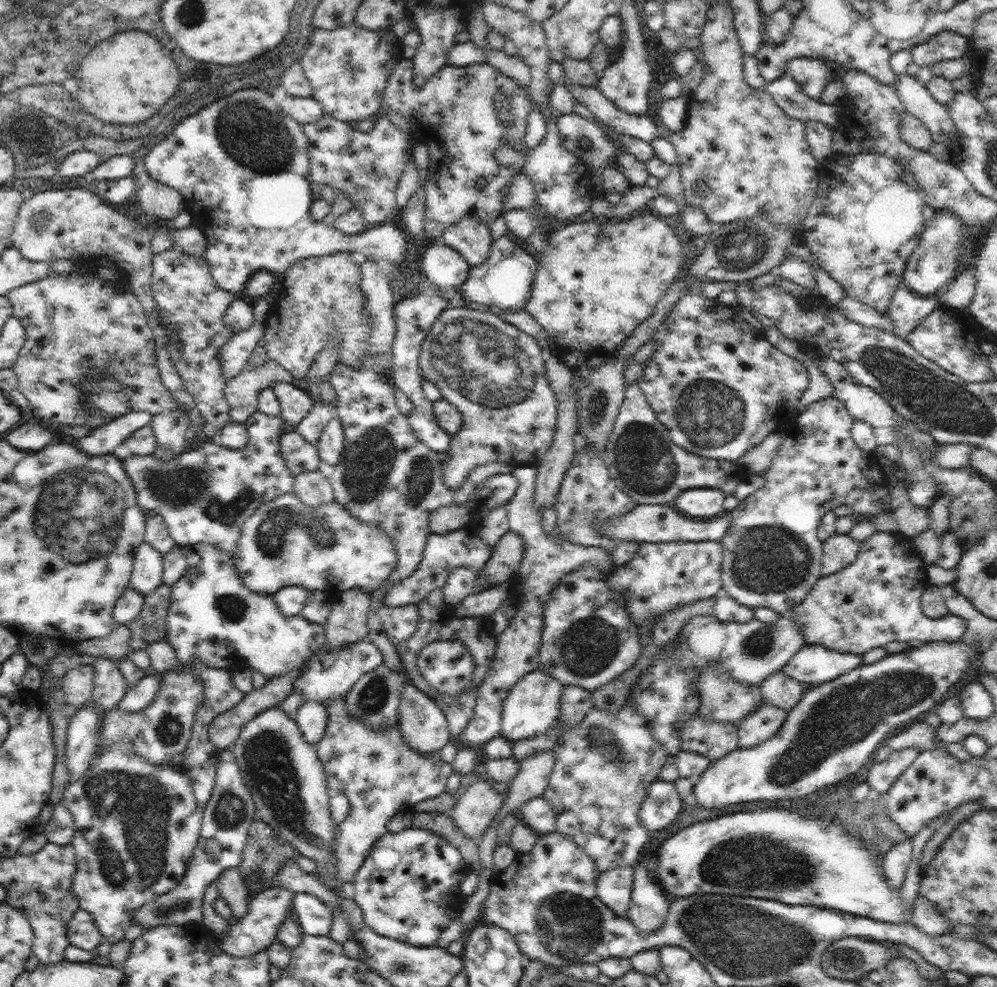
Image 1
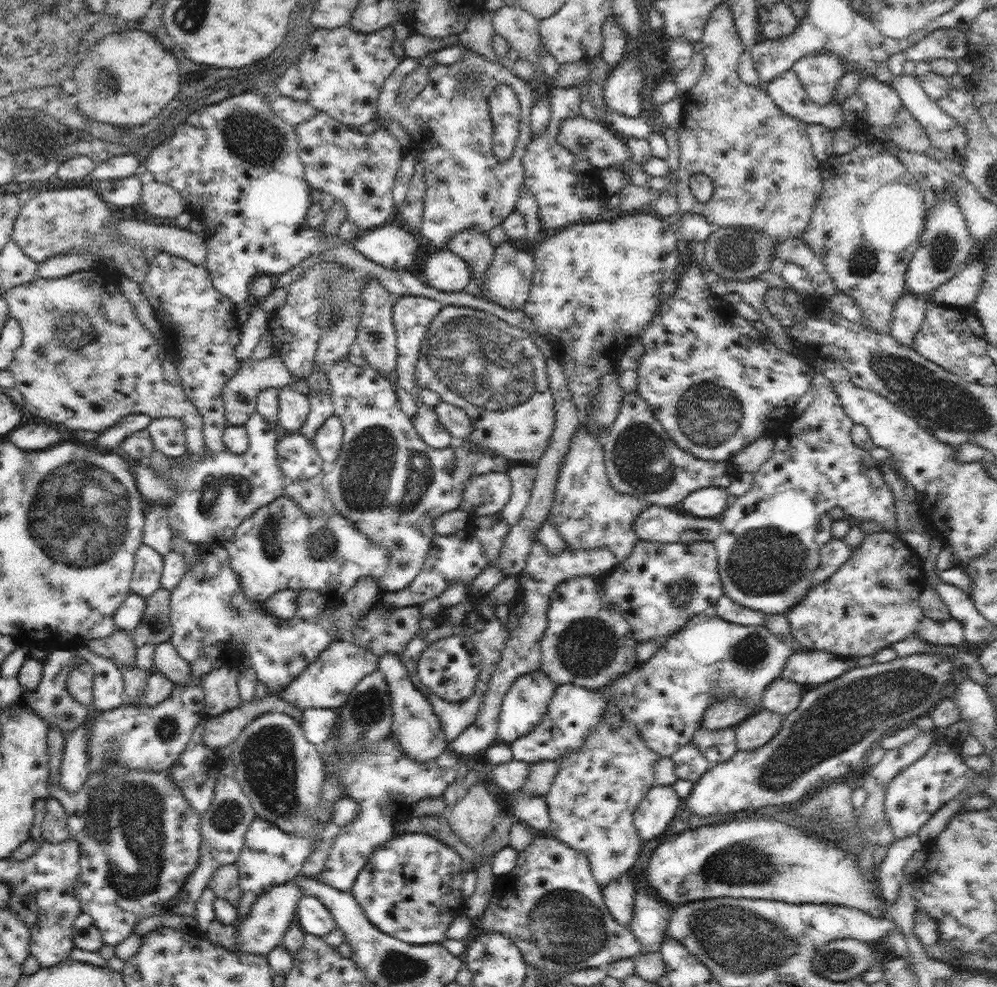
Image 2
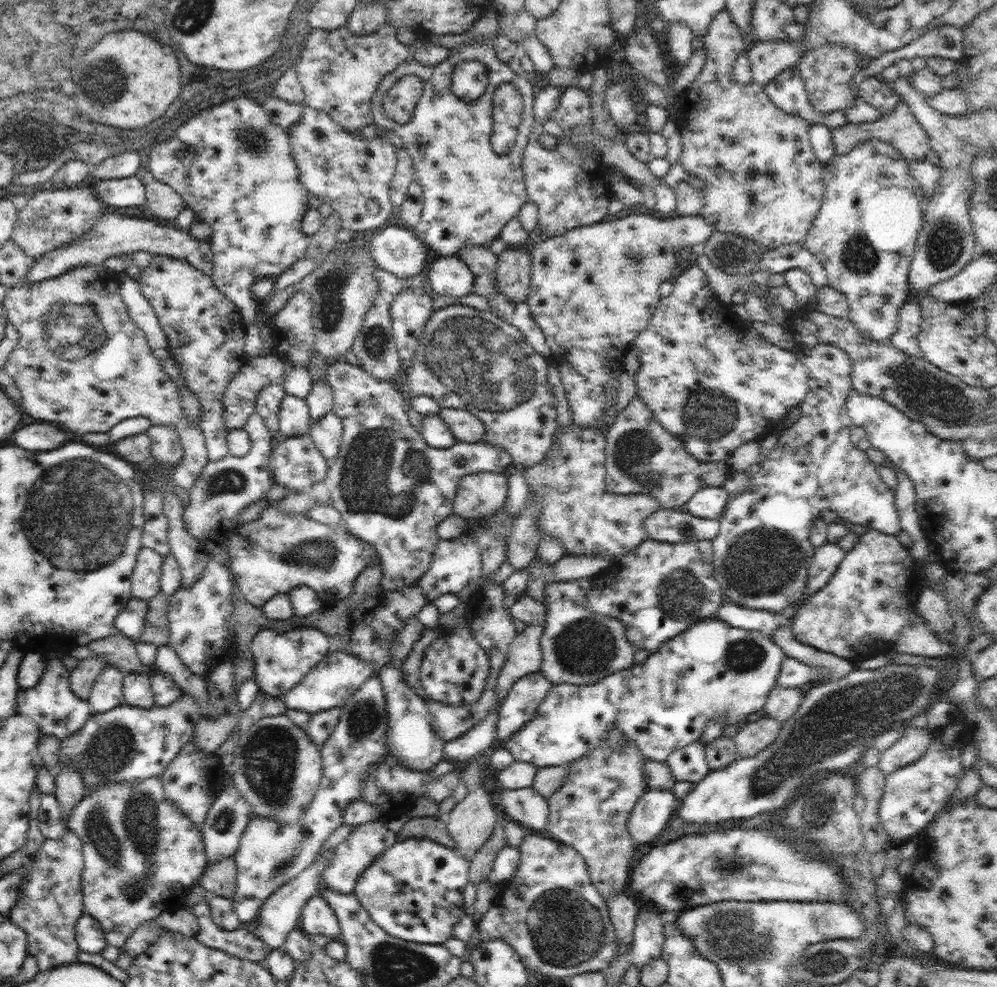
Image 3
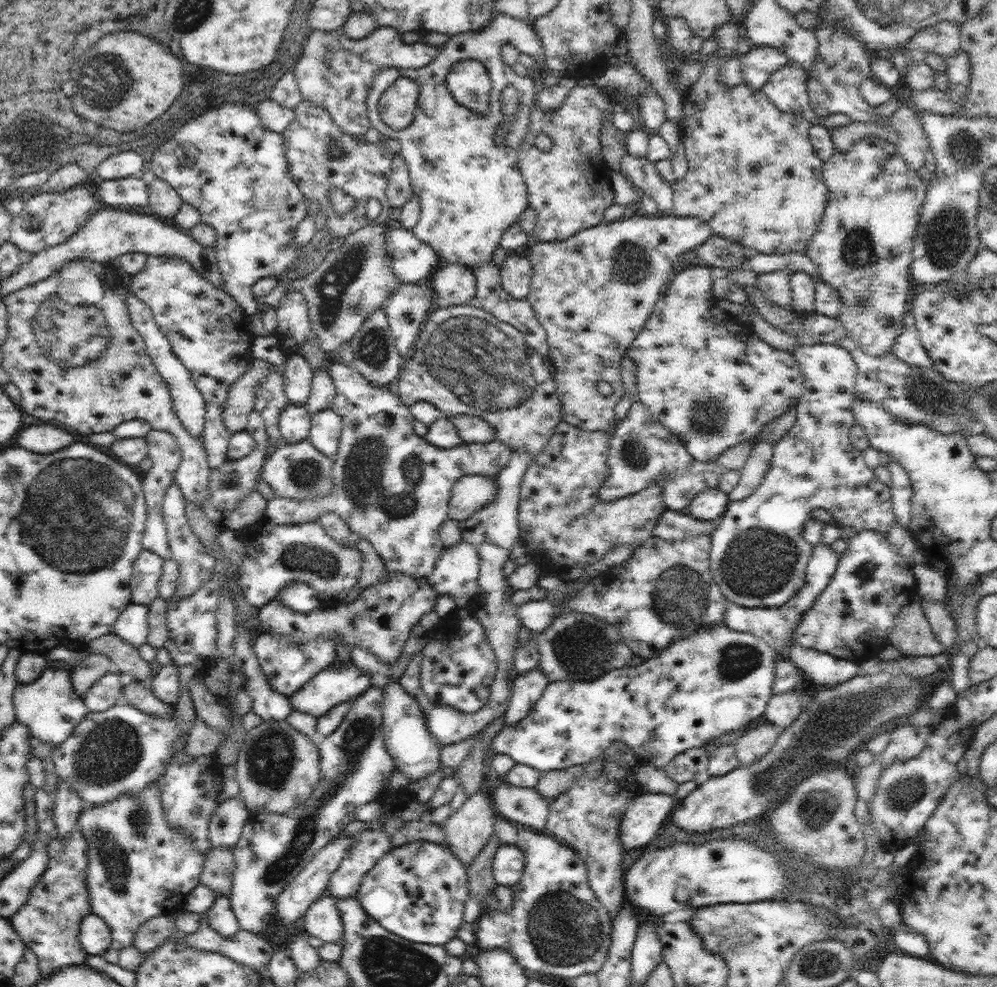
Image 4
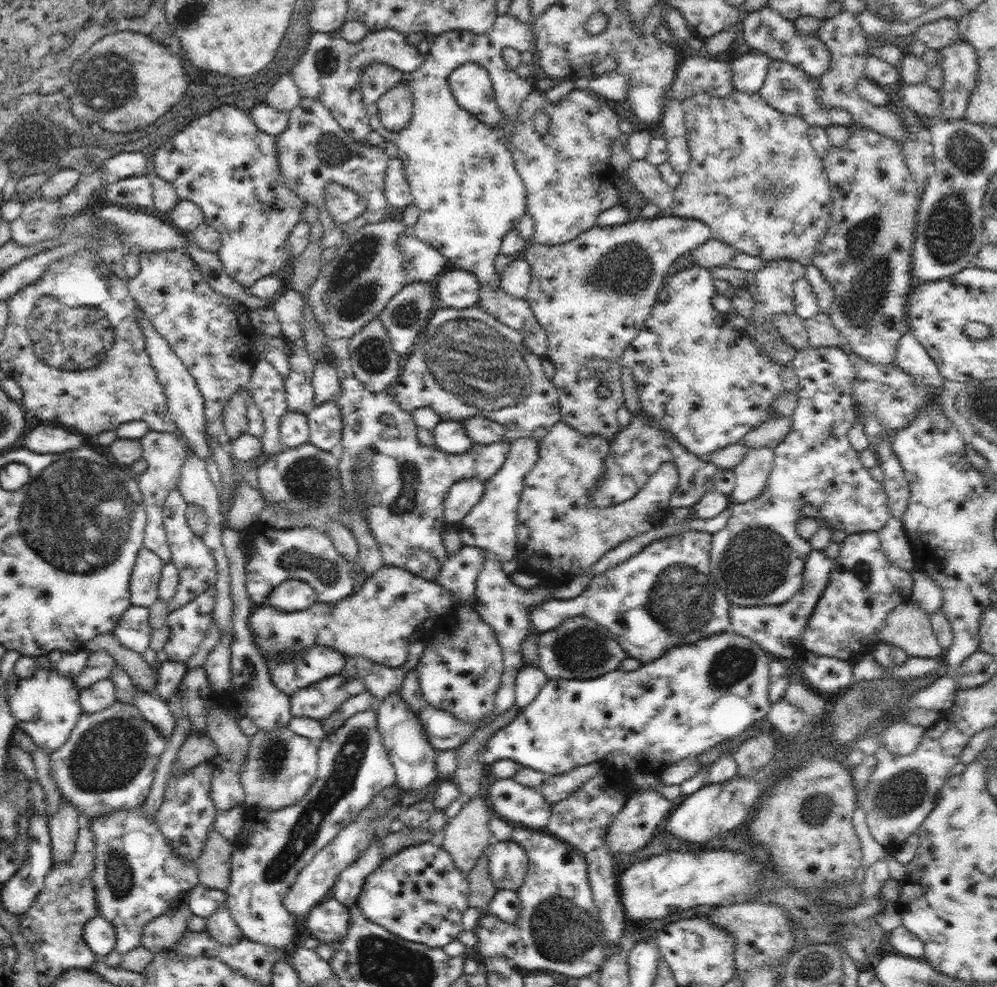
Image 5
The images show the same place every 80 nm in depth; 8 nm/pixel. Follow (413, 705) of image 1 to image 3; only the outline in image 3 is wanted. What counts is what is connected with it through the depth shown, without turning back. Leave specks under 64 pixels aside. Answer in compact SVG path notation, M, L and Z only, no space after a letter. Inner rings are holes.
M392 663L384 665L379 678L386 696L388 752L410 769L431 772L438 762L445 758L445 741L434 730L434 717L427 709L426 702L418 697L416 691L406 683L403 672L396 669Z

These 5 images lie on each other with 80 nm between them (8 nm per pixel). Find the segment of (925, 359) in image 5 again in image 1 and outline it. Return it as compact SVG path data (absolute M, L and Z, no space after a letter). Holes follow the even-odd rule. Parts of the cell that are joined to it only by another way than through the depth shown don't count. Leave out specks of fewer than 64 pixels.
M900 279L895 295L891 298L889 317L893 320L892 331L901 339L907 336L929 315L935 304L934 297L920 296L908 289Z

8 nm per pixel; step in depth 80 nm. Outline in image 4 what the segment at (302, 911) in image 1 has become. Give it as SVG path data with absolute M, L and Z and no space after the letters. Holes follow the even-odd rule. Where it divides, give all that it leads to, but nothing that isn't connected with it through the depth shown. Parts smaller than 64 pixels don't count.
M328 893L314 900L304 917L308 934L318 937L324 943L339 943L344 936L341 912Z

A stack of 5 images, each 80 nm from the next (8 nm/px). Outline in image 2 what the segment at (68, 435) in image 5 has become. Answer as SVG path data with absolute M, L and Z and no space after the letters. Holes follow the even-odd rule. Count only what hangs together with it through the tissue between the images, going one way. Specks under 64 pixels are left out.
M49 423L21 424L10 432L8 441L24 450L44 450L60 442L60 432Z

